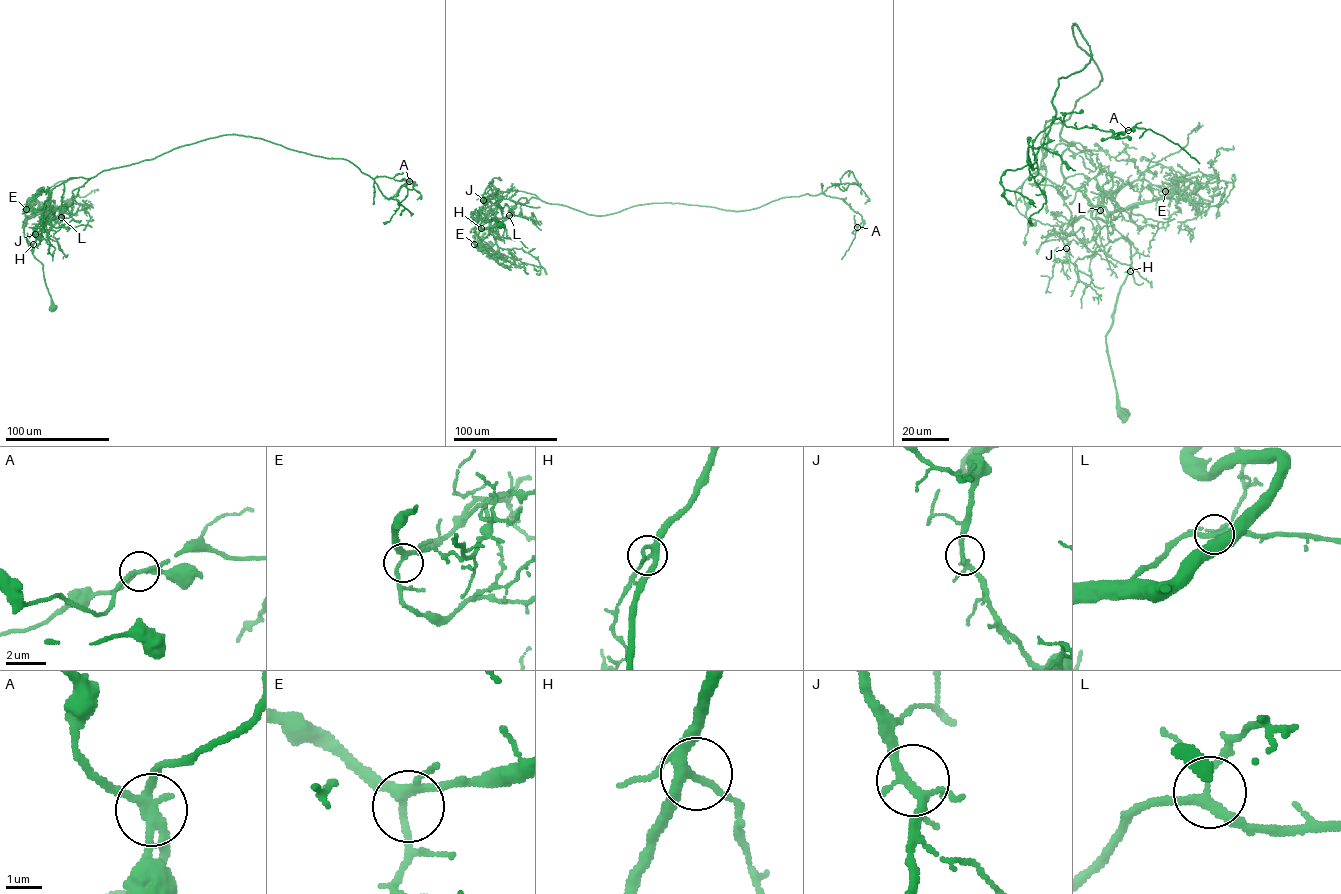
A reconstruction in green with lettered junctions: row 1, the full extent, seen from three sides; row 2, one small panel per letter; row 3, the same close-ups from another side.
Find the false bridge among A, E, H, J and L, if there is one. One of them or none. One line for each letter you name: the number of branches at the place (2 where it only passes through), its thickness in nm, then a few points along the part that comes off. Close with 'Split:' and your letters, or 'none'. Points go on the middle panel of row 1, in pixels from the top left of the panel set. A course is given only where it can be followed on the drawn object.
A: branches 4; calibre 240 nm; course (857, 227), (855, 237), (841, 259)
Split: A

